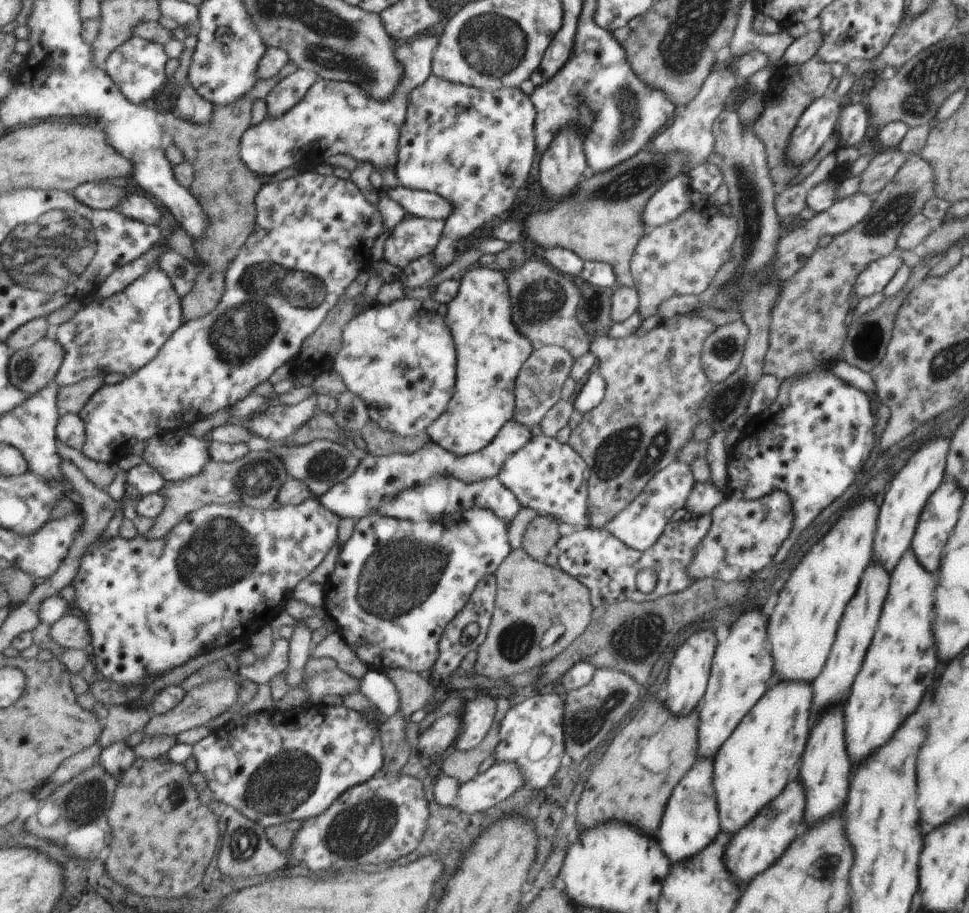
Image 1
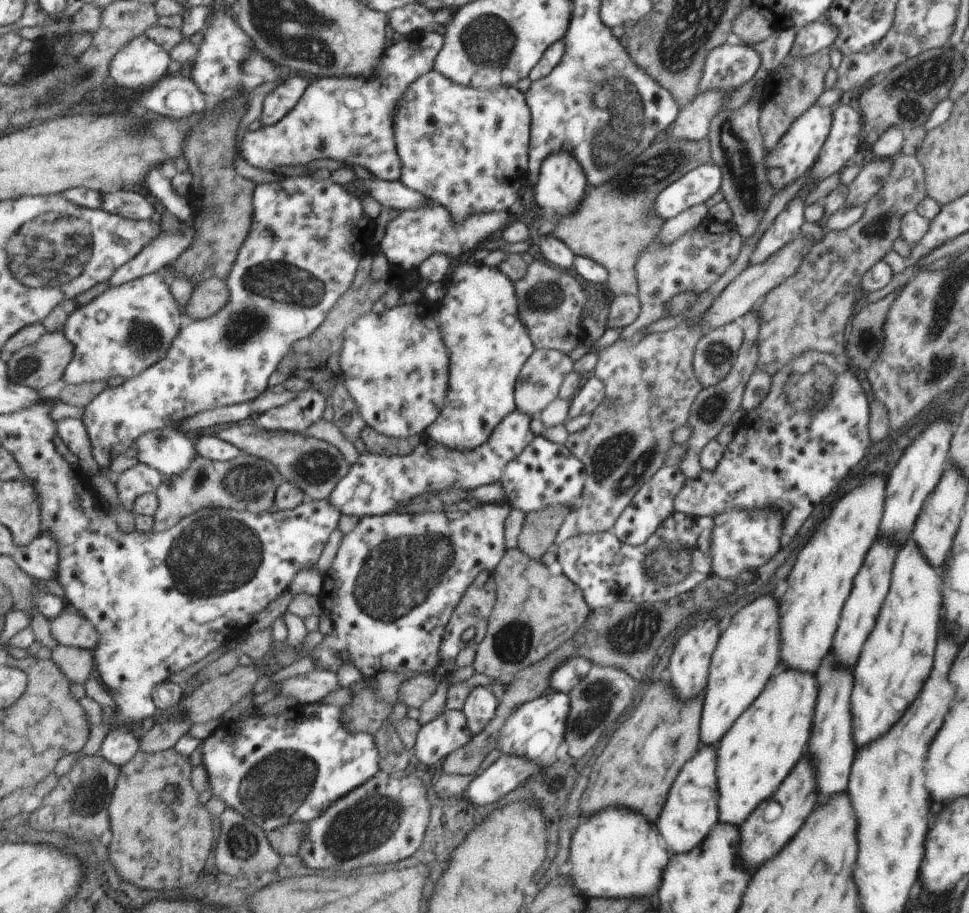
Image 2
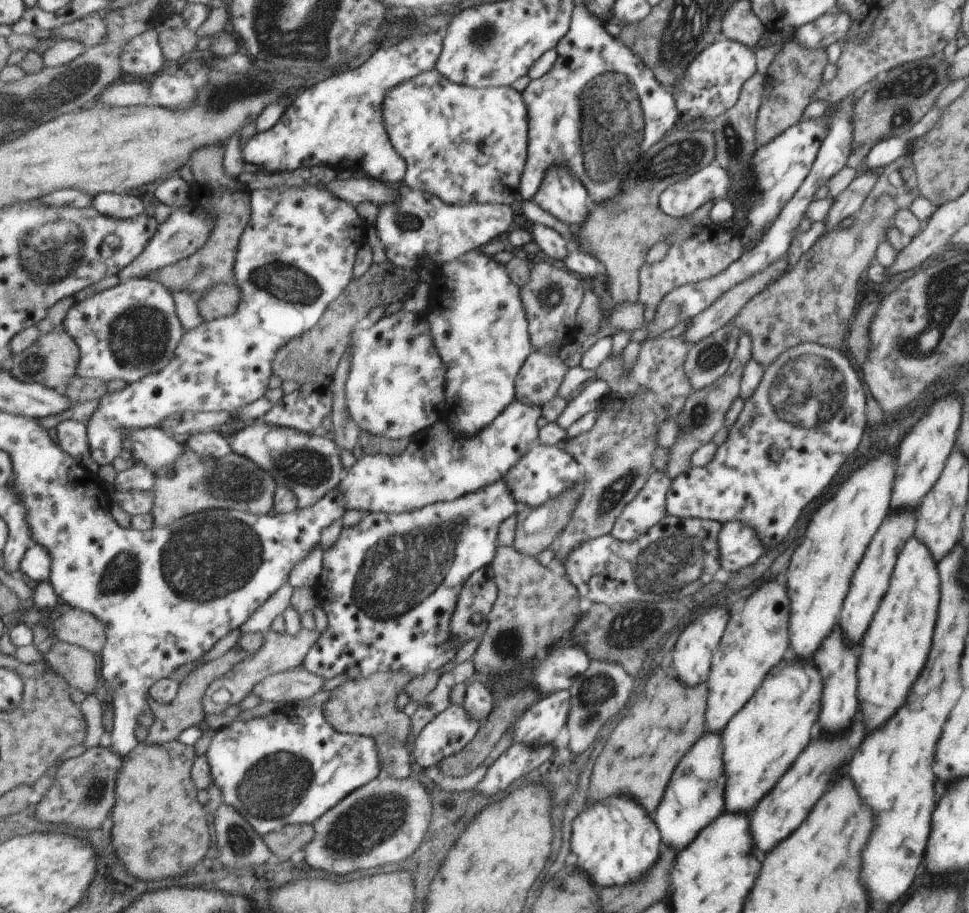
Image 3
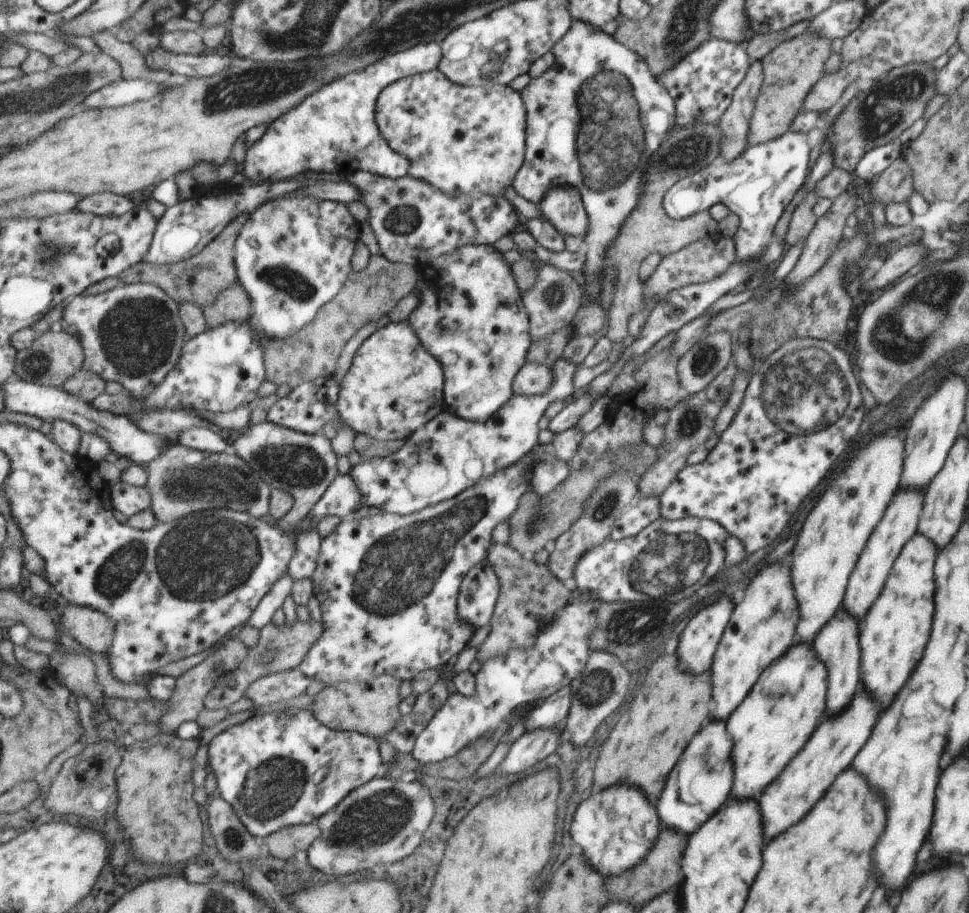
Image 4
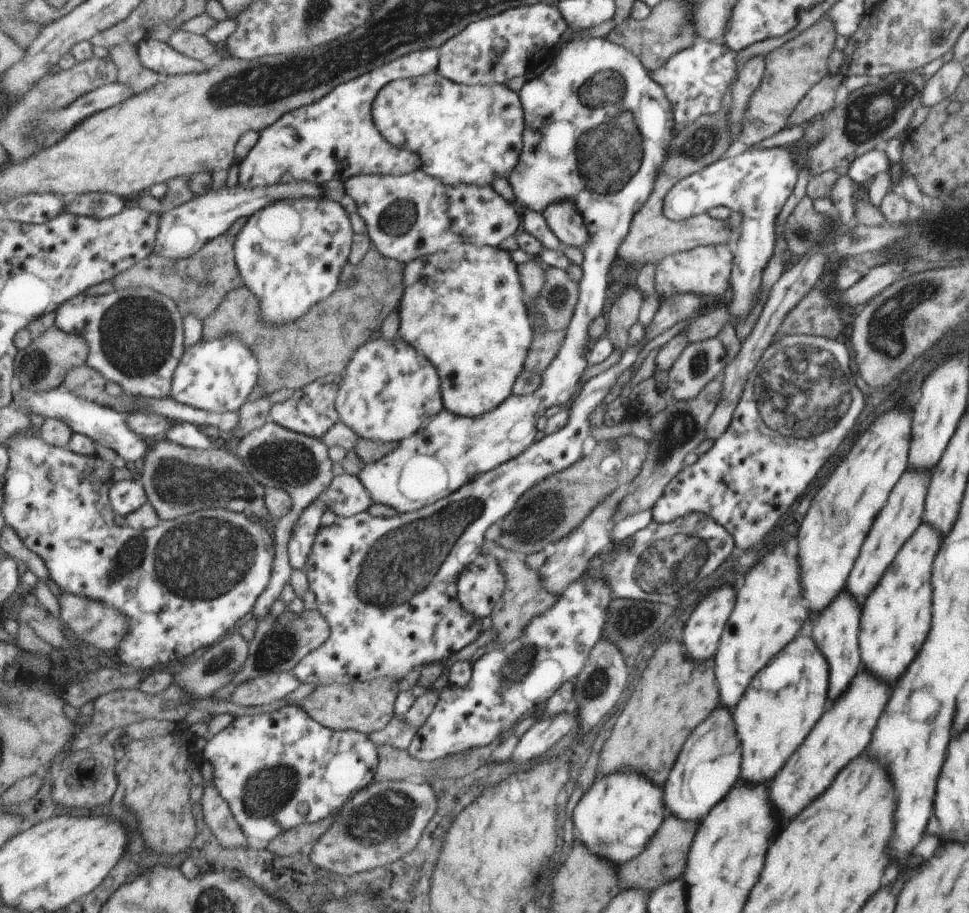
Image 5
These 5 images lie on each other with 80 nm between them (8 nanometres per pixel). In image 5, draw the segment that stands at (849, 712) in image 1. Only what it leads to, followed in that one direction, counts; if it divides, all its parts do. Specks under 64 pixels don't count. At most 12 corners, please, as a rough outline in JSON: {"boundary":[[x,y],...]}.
{"boundary":[[929,524],[901,546],[859,618],[861,662],[893,682],[929,632]]}

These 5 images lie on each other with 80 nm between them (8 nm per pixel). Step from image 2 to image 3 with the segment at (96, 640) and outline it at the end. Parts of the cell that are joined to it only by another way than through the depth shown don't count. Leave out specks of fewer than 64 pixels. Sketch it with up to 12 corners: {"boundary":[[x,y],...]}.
{"boundary":[[75,607],[54,621],[56,641],[95,654],[107,641],[105,624]]}

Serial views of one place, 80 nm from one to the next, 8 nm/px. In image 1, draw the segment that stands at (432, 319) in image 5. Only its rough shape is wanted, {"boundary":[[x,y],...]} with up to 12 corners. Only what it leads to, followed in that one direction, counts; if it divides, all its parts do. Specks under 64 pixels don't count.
{"boundary":[[474,265],[447,303],[456,391],[427,434],[461,456],[512,418],[533,348],[507,277]]}

